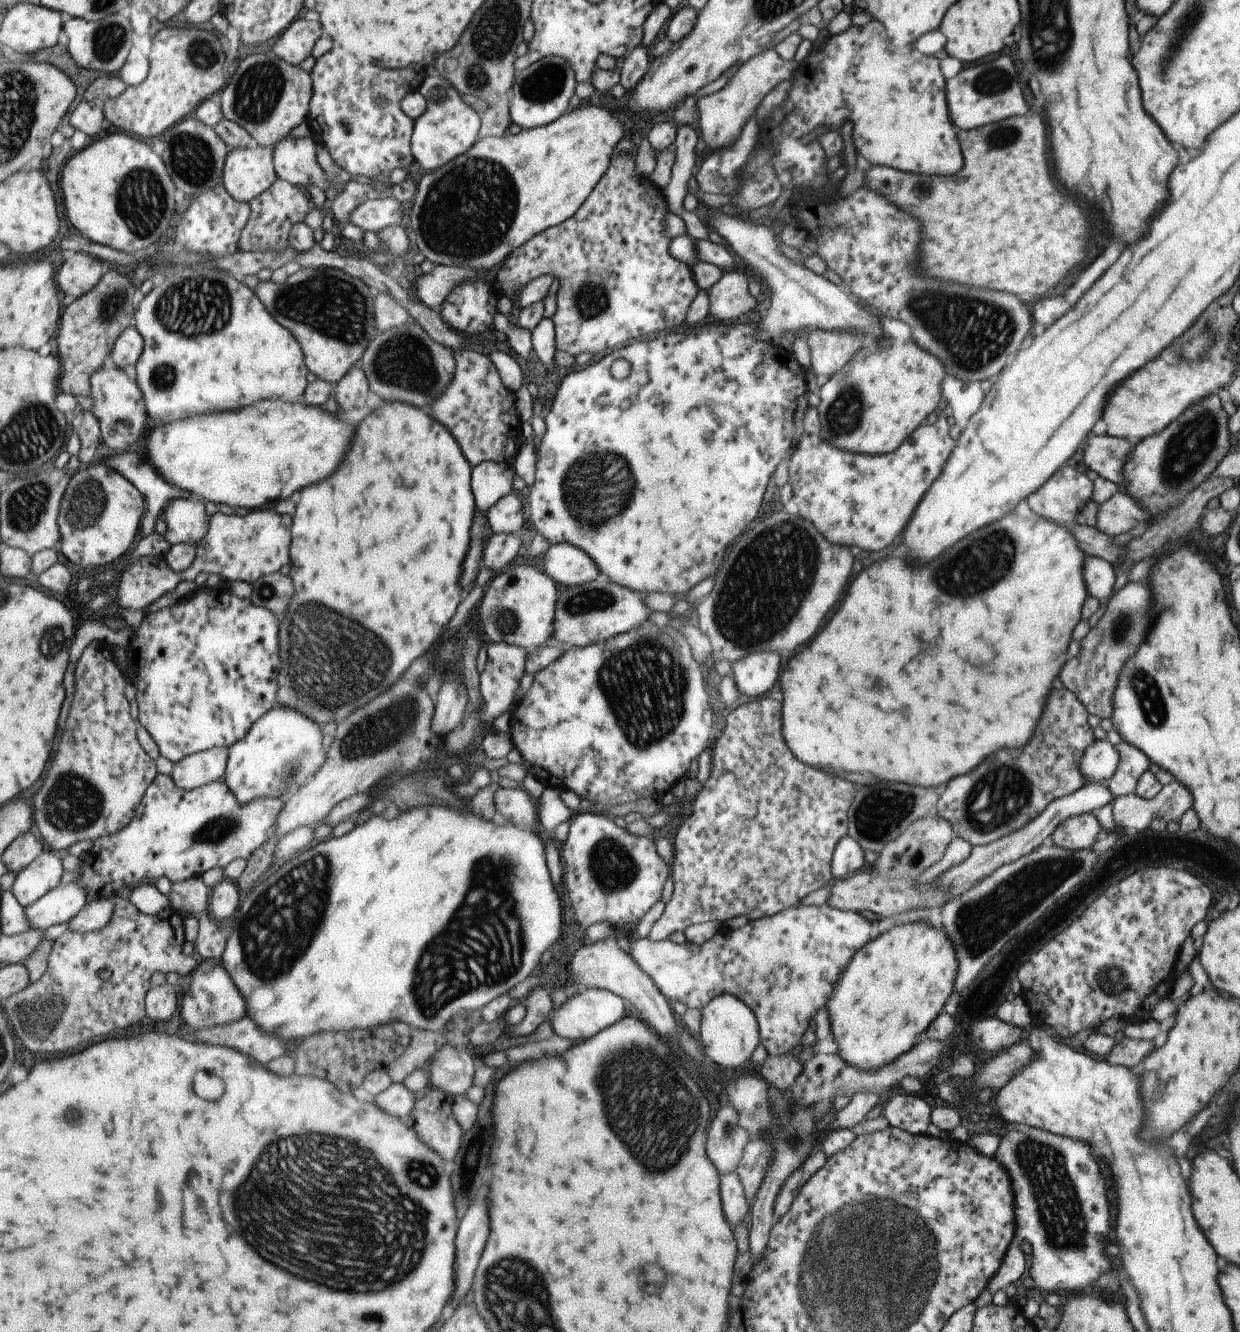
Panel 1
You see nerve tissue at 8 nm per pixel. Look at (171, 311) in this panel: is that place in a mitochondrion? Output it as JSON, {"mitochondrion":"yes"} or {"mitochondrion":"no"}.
{"mitochondrion":"yes"}

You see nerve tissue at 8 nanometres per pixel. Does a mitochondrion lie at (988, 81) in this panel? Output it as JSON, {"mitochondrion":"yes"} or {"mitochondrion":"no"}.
{"mitochondrion":"yes"}

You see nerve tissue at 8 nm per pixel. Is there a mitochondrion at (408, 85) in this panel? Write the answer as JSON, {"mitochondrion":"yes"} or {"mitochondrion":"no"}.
{"mitochondrion":"no"}

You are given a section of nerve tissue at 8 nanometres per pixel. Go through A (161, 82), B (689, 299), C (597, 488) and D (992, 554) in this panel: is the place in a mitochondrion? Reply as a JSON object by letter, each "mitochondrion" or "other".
{"A":"other","B":"other","C":"mitochondrion","D":"mitochondrion"}

